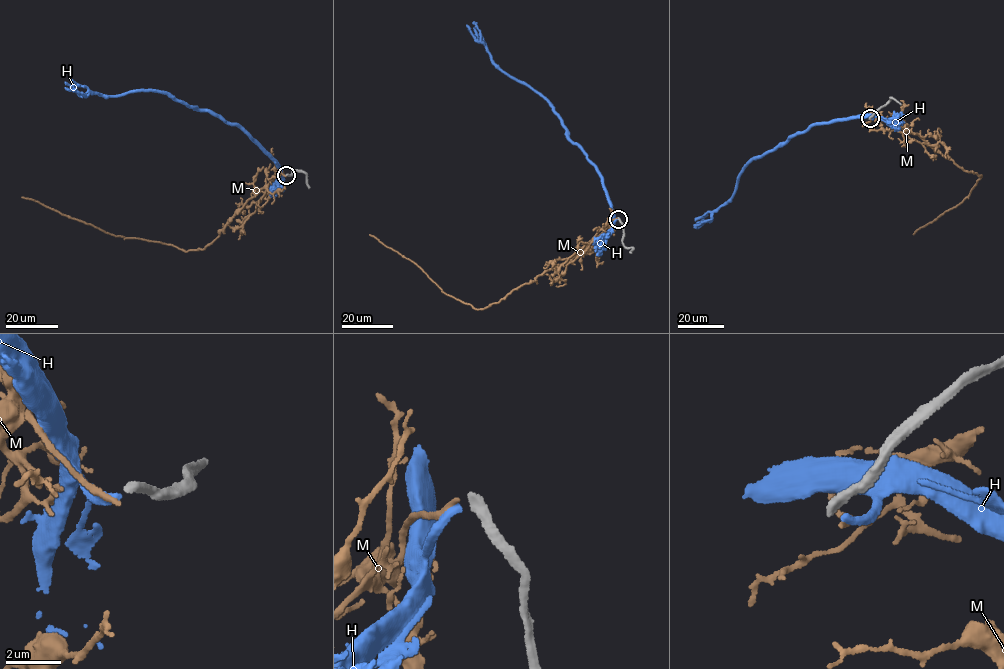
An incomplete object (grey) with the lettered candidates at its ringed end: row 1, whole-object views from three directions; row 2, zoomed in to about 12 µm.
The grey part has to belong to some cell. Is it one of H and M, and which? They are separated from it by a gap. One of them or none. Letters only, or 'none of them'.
H

